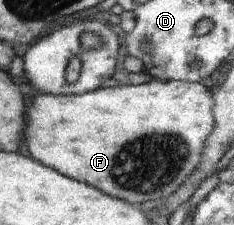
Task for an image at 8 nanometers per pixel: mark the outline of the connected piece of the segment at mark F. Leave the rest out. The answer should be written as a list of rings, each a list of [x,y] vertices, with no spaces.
[[[160,79],[140,86],[109,82],[99,89],[79,95],[39,93],[26,108],[23,140],[30,158],[78,182],[97,188],[112,198],[137,207],[175,193],[200,162],[205,140],[213,131],[214,99],[203,84]]]

